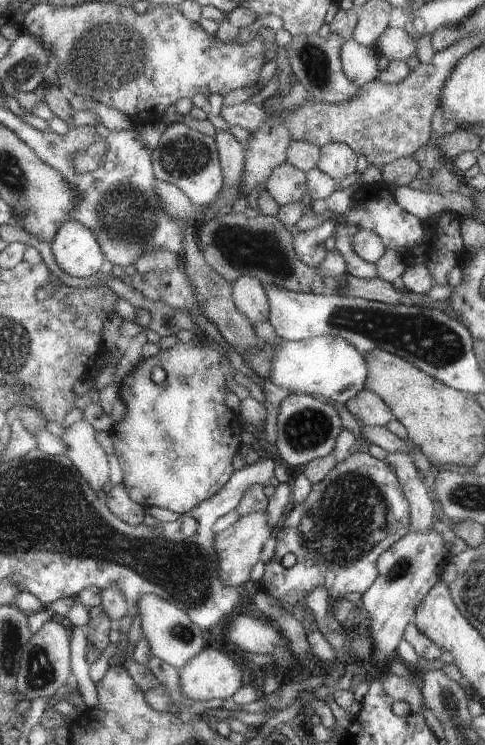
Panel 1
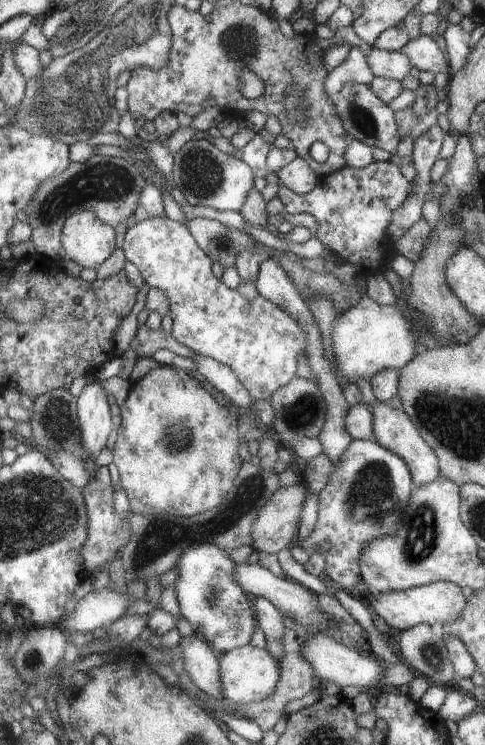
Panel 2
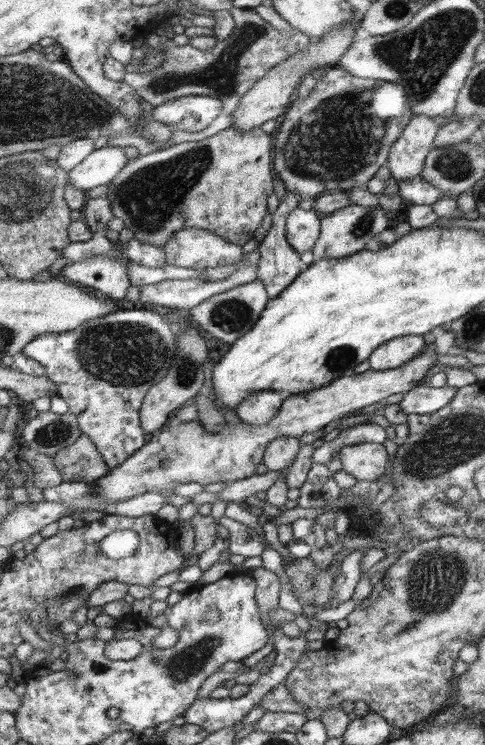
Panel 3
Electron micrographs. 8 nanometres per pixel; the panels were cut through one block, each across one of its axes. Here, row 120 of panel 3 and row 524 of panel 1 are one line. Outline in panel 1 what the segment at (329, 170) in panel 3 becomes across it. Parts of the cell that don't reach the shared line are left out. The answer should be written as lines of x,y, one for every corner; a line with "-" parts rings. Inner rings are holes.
353,449
348,457
330,470
327,477
312,485
309,495
297,505
292,505
285,516
284,524
274,534
276,541
272,560
265,564
260,582
251,586
252,590
262,590
272,600
276,600
288,614
292,614
304,627
305,634
314,630
315,618
306,605
306,596
316,586
326,588
328,593
328,616
332,619
333,603
350,592
365,593
378,578
378,556
393,546
397,540
409,534
411,528
410,504
401,488
396,473
385,461
371,456
366,450
-
286,554
296,556
296,564
291,568
282,565

